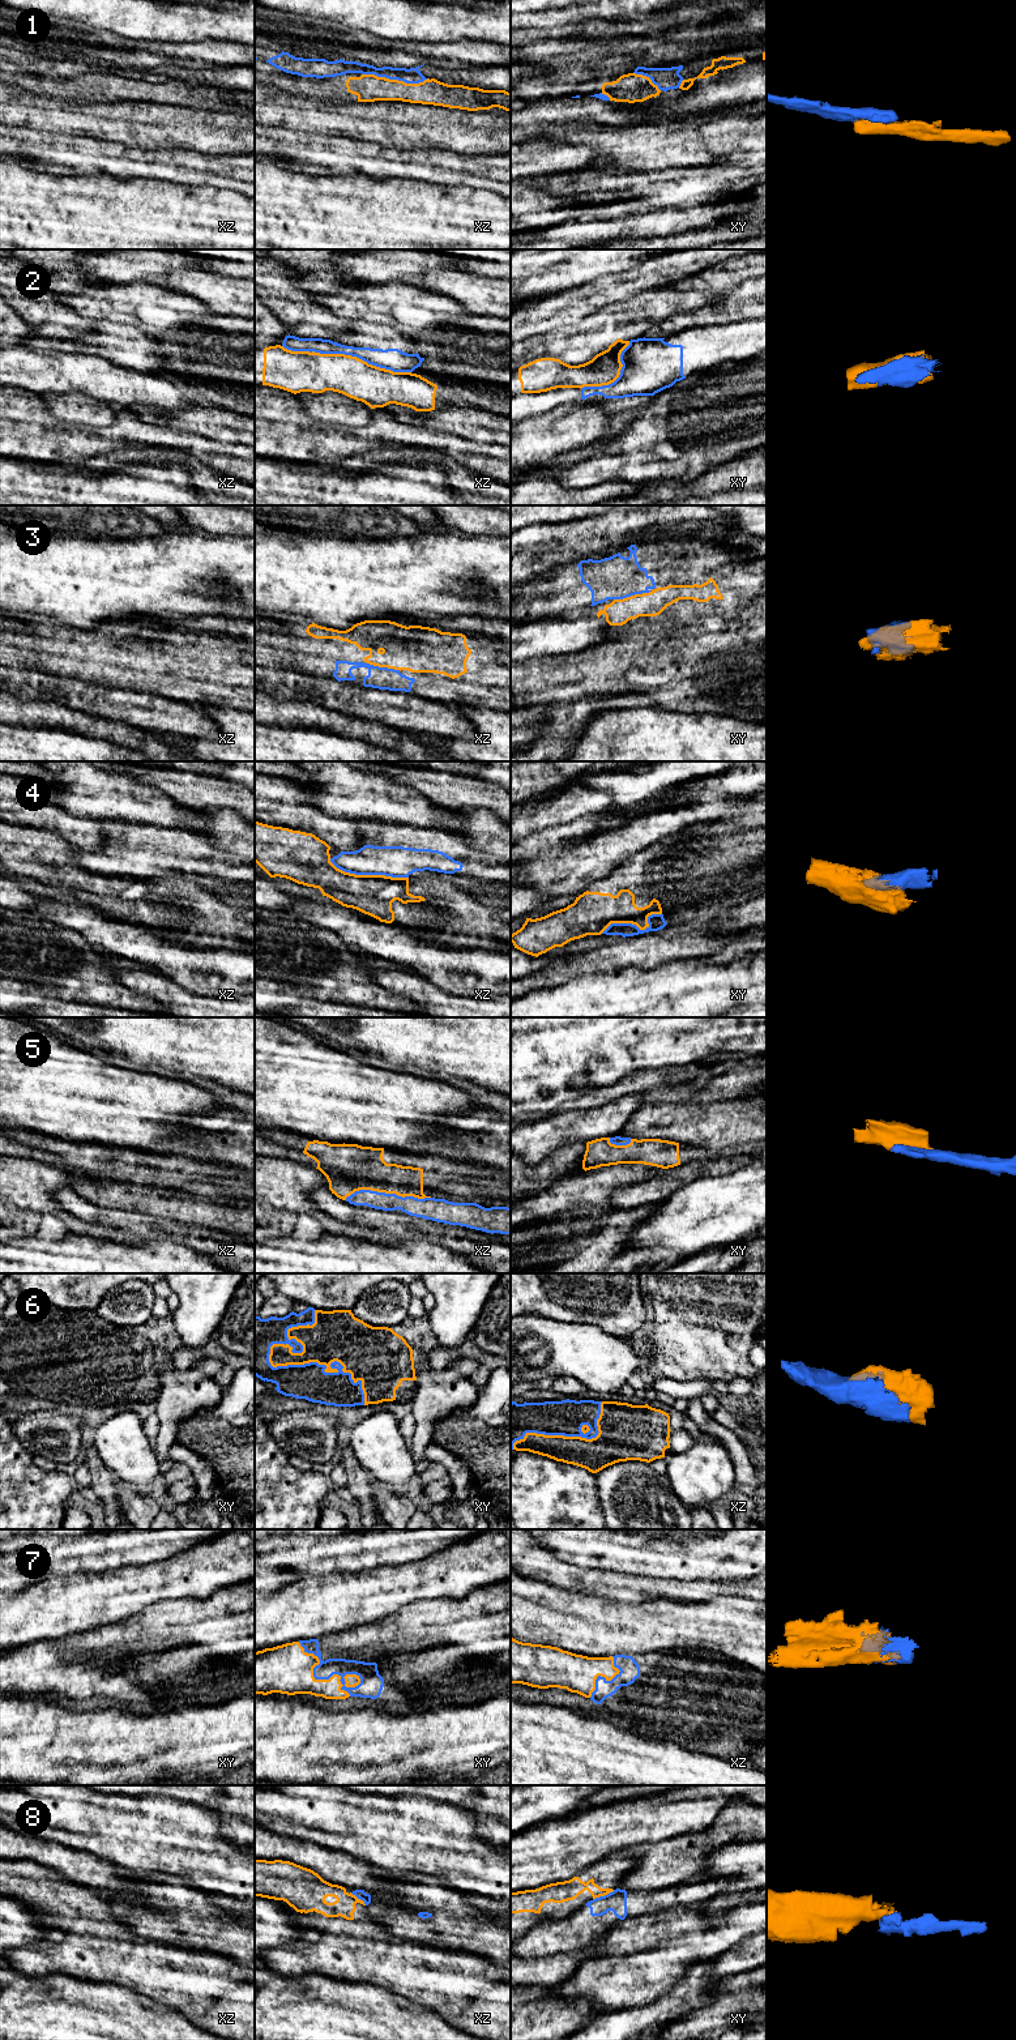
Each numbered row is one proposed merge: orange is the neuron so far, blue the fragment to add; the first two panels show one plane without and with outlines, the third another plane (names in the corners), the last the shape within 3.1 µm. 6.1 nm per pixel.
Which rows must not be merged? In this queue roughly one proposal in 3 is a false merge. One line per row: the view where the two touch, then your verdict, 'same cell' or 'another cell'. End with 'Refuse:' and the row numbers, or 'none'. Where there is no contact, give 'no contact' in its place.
1: meets orange in xz; same cell
2: meets orange in xz; another cell
3: meets orange in xy; same cell
4: meets orange in xz; another cell
5: meets orange in xz; same cell
6: meets orange in xy; same cell
7: meets orange in xy; same cell
8: meets orange in xy; another cell
Refuse: 2, 4, 8

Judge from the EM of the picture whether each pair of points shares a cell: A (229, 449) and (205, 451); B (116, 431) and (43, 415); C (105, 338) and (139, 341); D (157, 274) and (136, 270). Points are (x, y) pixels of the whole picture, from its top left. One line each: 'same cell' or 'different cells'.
A: same cell
B: same cell
C: same cell
D: same cell

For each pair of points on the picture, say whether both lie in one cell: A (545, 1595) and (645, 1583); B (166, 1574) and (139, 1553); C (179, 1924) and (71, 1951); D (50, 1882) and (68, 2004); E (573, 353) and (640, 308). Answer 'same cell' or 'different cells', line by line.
A: different cells
B: different cells
C: different cells
D: different cells
E: same cell

